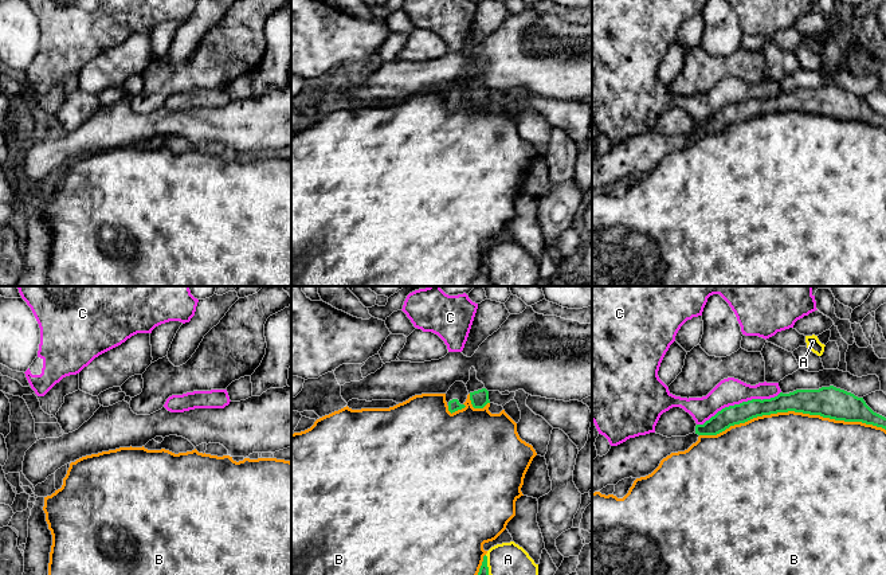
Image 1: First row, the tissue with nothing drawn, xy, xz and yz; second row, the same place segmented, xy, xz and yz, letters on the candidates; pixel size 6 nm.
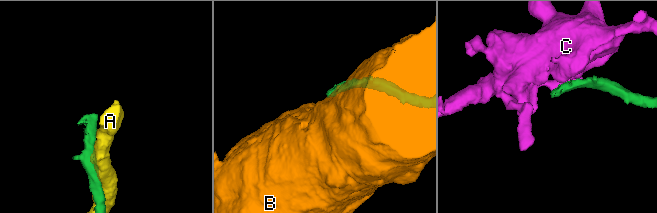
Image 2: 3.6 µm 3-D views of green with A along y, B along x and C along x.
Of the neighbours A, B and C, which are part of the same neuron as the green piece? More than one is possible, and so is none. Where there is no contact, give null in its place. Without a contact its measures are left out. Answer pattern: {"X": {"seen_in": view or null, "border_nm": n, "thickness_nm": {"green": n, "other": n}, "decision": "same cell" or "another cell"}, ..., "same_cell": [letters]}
{"A": {"seen_in": "xz", "border_nm": 120, "thickness_nm": {"green": 60, "other": 190}, "decision": "another cell"}, "B": {"seen_in": "yz", "border_nm": 1100, "thickness_nm": {"green": 190, "other": 480}, "decision": "another cell"}, "C": {"seen_in": "yz", "border_nm": 550, "thickness_nm": {"green": 120, "other": 170}, "decision": "another cell"}, "same_cell": []}

